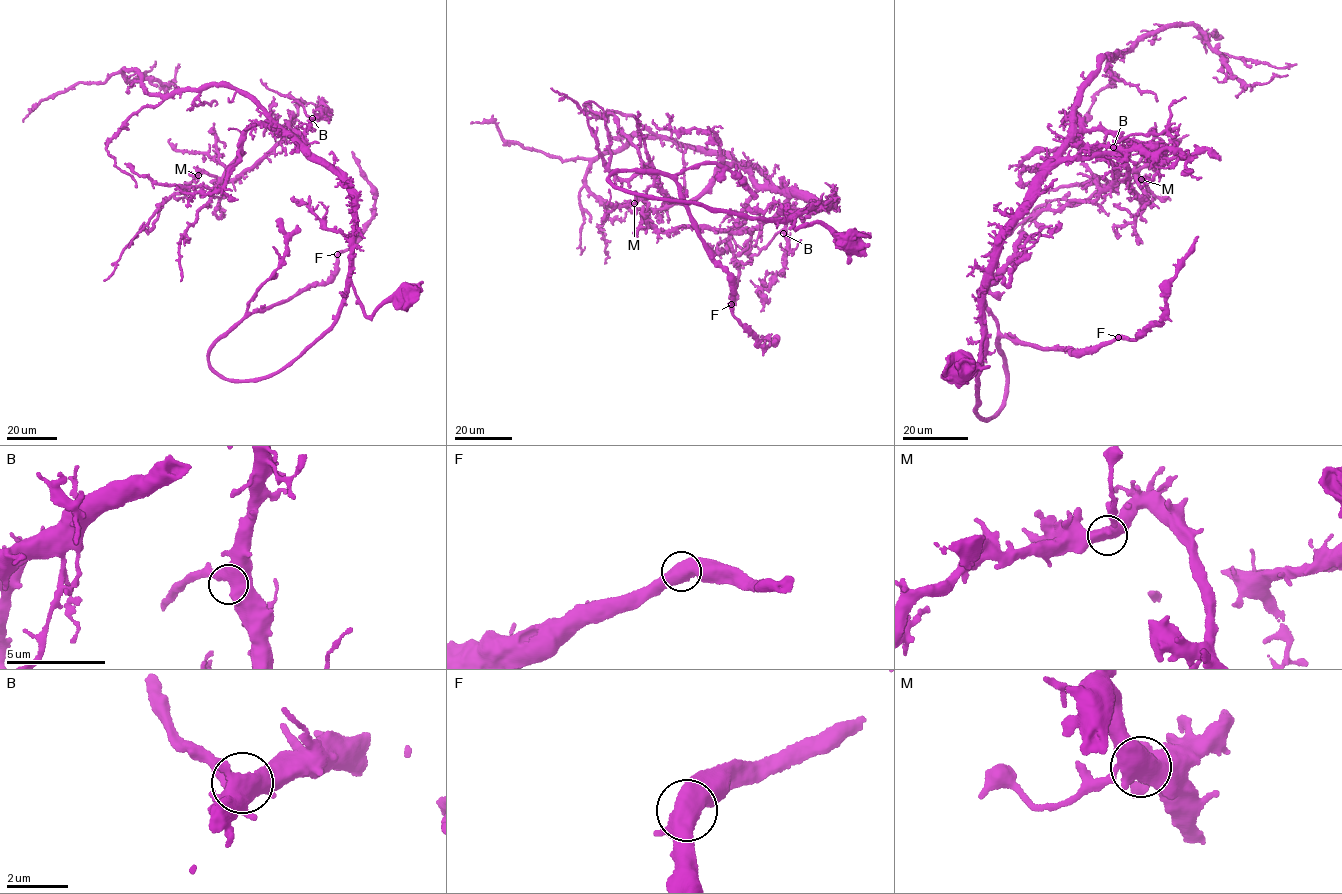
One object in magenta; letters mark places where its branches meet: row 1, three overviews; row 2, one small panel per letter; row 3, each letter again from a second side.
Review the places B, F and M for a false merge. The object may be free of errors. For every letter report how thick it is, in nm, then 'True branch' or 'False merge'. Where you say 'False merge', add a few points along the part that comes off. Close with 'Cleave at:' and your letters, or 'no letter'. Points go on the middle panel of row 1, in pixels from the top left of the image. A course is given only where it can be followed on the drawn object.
B: Thickness 500 nm. True branch
F: Thickness 550 nm. True branch
M: Thickness 500 nm. True branch
Cleave at: no letter

